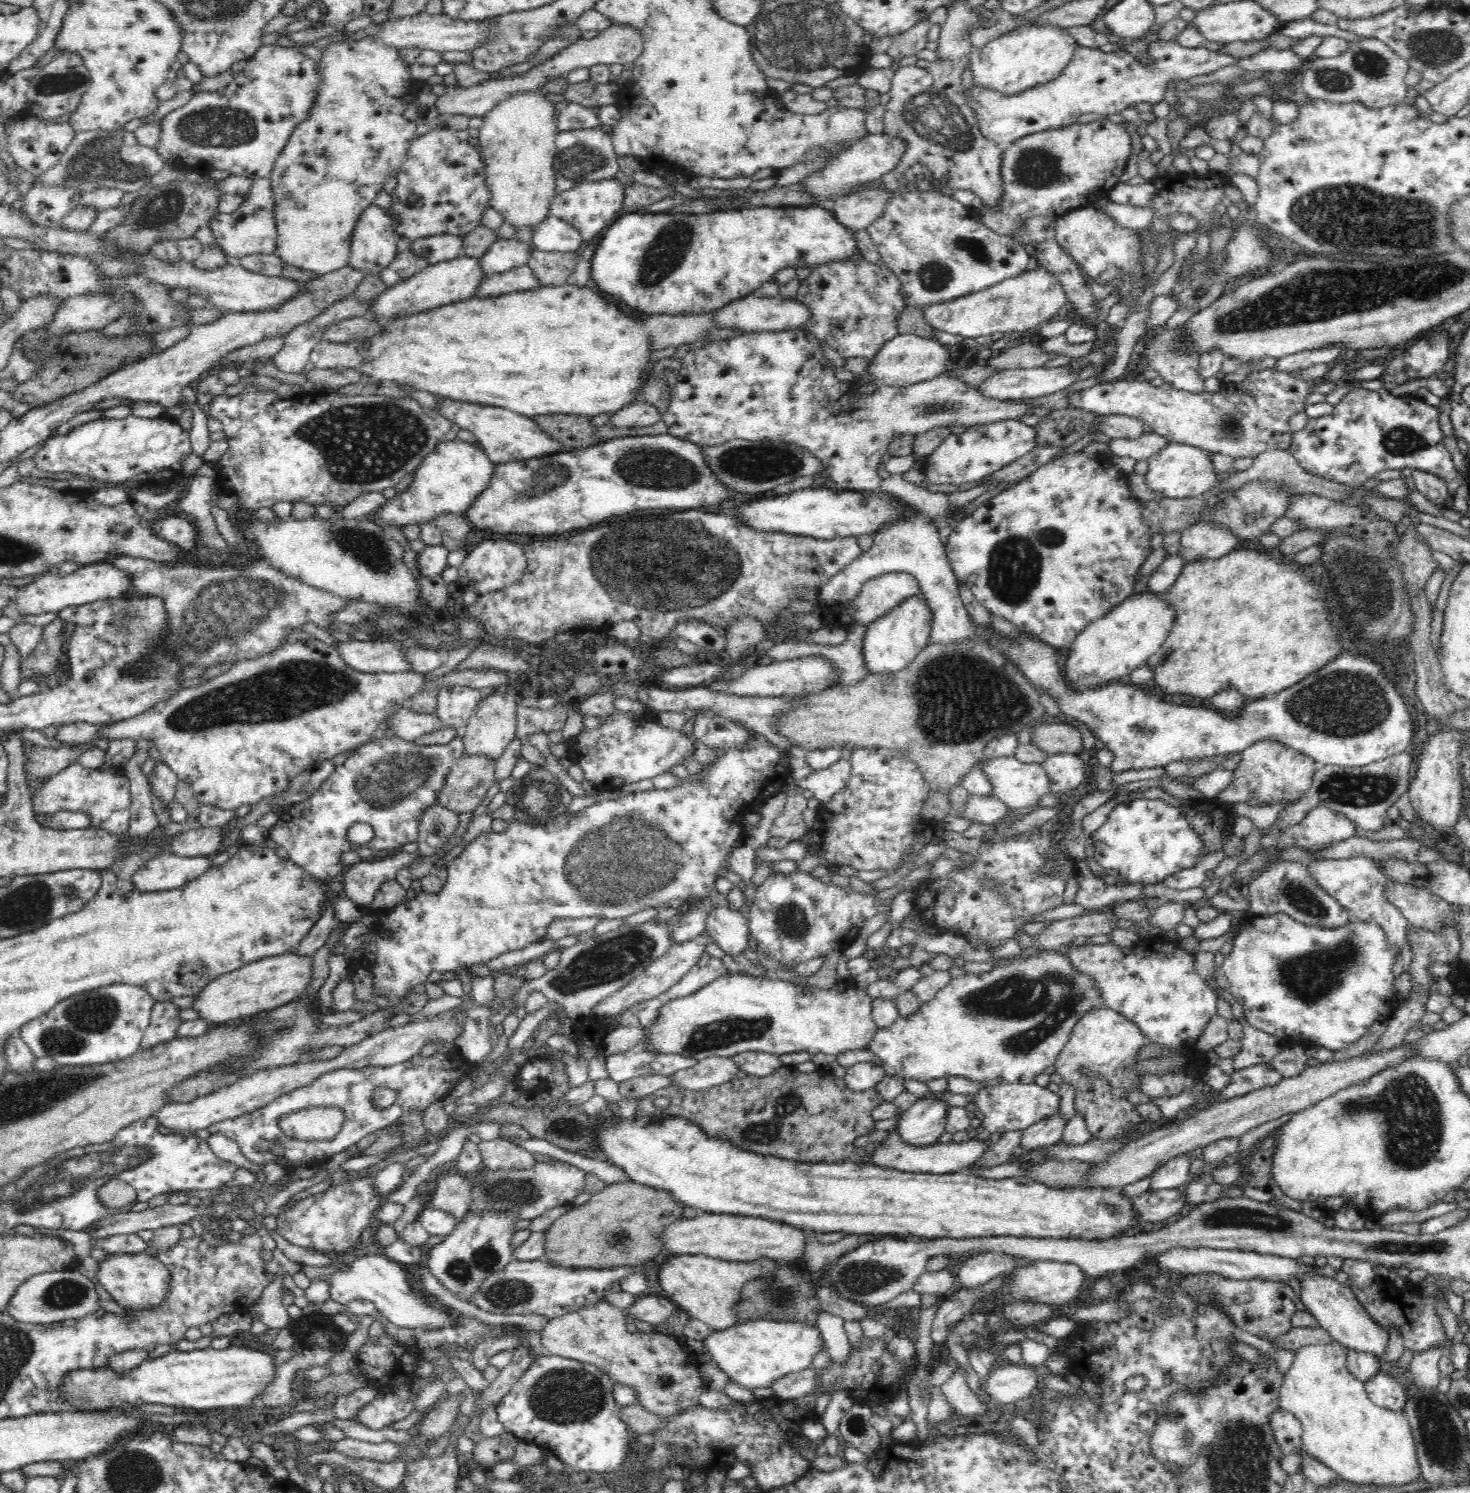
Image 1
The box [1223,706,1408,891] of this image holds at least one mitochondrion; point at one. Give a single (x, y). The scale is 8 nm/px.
(1346, 789)

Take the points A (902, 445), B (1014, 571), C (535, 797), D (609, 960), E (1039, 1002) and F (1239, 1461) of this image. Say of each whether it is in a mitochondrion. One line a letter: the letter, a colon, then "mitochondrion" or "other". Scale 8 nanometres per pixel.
A: other
B: mitochondrion
C: mitochondrion
D: mitochondrion
E: mitochondrion
F: mitochondrion

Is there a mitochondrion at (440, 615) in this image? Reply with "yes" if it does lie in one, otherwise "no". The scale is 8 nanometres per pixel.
no

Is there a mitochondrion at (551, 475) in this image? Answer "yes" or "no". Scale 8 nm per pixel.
yes

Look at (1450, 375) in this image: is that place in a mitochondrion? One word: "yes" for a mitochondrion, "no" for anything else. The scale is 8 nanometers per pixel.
no

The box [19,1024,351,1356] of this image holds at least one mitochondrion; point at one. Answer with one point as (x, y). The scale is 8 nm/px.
(65, 1294)

